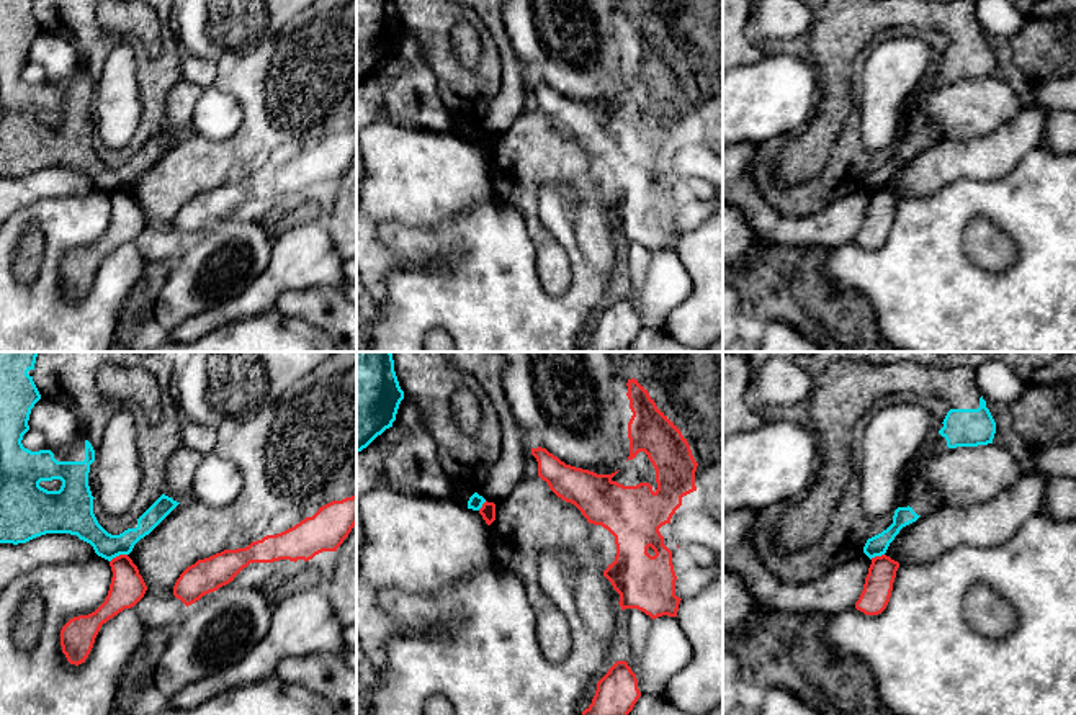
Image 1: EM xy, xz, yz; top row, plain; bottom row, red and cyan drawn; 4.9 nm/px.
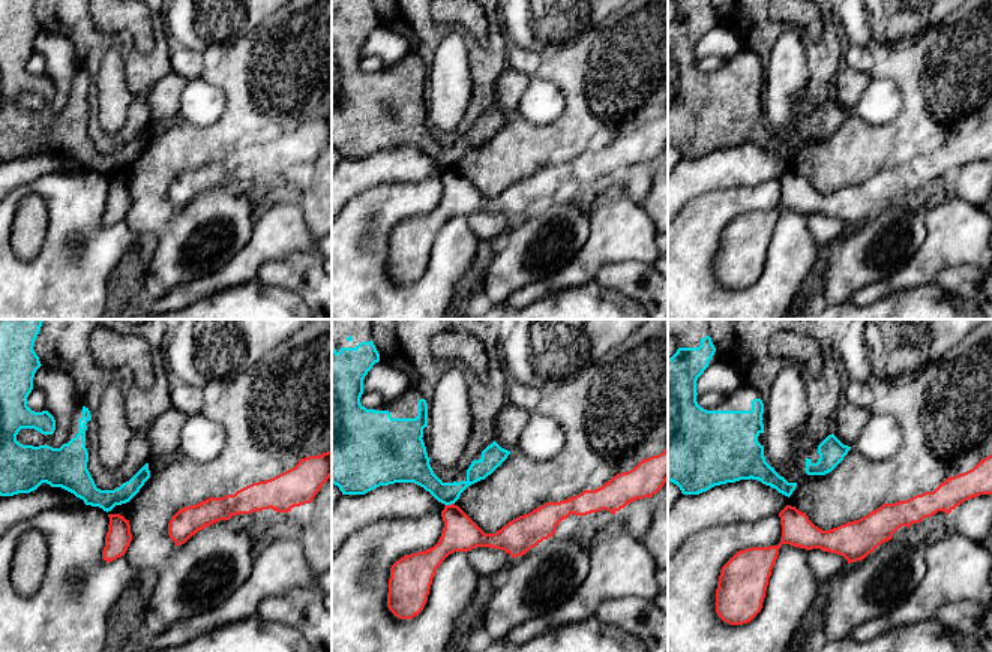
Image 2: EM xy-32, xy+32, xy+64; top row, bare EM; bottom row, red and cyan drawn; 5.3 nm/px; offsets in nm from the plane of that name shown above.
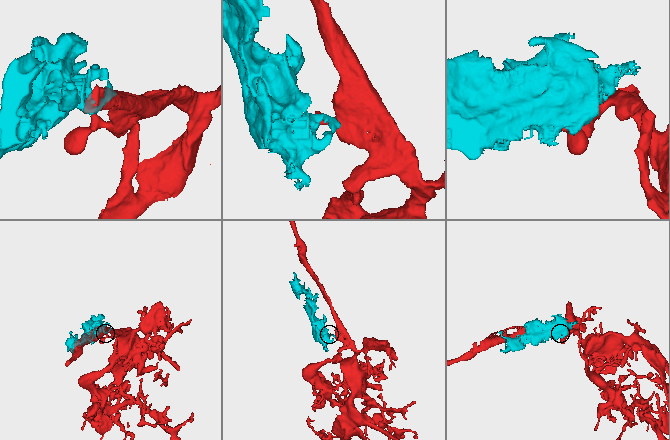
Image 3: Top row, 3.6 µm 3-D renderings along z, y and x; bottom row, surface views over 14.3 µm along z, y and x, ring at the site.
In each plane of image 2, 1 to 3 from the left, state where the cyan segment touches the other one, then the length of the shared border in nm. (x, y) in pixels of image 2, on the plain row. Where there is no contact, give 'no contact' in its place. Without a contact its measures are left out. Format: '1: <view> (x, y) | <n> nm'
1: no contact
2: xy+32 (449, 170) | 50 nm
3: no contact

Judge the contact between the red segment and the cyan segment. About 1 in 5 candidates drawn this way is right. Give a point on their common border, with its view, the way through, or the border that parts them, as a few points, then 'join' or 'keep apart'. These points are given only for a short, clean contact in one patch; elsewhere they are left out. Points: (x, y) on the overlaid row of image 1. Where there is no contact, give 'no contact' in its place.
meets red in xy at (120, 555); border along xy (126, 553), (120, 553), (110, 562); keep apart

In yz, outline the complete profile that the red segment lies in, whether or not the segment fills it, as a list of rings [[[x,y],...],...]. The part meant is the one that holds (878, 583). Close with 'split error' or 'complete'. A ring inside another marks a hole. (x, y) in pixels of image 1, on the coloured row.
[[[886,555],[872,558],[863,591],[855,602],[855,609],[865,615],[881,614],[890,602],[898,568],[899,563]]]; complete

